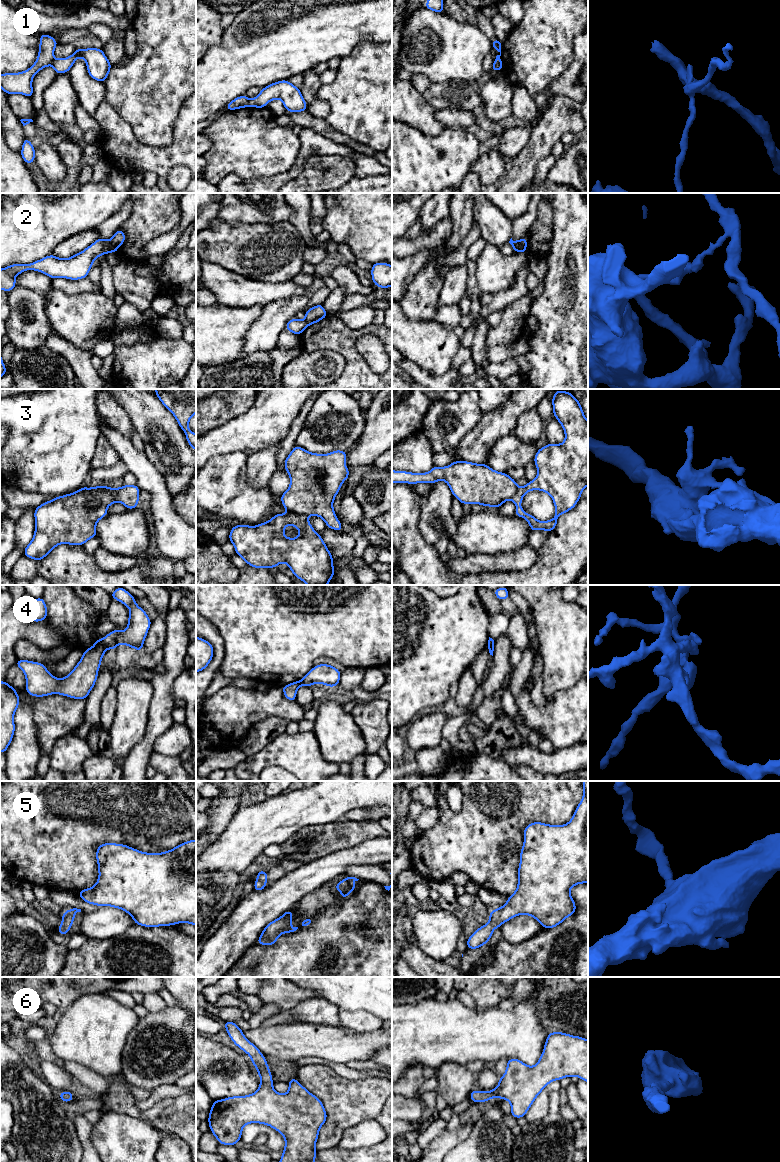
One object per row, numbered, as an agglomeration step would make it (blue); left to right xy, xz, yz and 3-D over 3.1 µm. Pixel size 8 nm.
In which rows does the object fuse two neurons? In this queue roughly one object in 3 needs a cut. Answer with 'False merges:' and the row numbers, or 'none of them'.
False merges: 1, 2, 4

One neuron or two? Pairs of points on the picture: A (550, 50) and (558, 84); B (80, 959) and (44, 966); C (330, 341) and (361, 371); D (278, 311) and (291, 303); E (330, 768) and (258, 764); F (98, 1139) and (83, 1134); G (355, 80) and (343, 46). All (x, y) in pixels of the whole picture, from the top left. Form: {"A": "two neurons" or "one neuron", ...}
{"A": "two neurons", "B": "two neurons", "C": "one neuron", "D": "one neuron", "E": "one neuron", "F": "two neurons", "G": "two neurons"}

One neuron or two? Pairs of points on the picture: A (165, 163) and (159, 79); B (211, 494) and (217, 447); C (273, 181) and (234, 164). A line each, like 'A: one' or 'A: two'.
A: two
B: two
C: two

